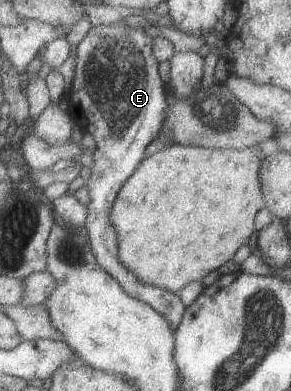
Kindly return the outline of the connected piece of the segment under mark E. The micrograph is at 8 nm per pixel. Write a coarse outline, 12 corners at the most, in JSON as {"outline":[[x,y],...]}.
{"outline":[[122,20],[78,43],[69,110],[96,142],[86,233],[174,331],[187,306],[119,259],[111,212],[169,115],[153,42]]}

